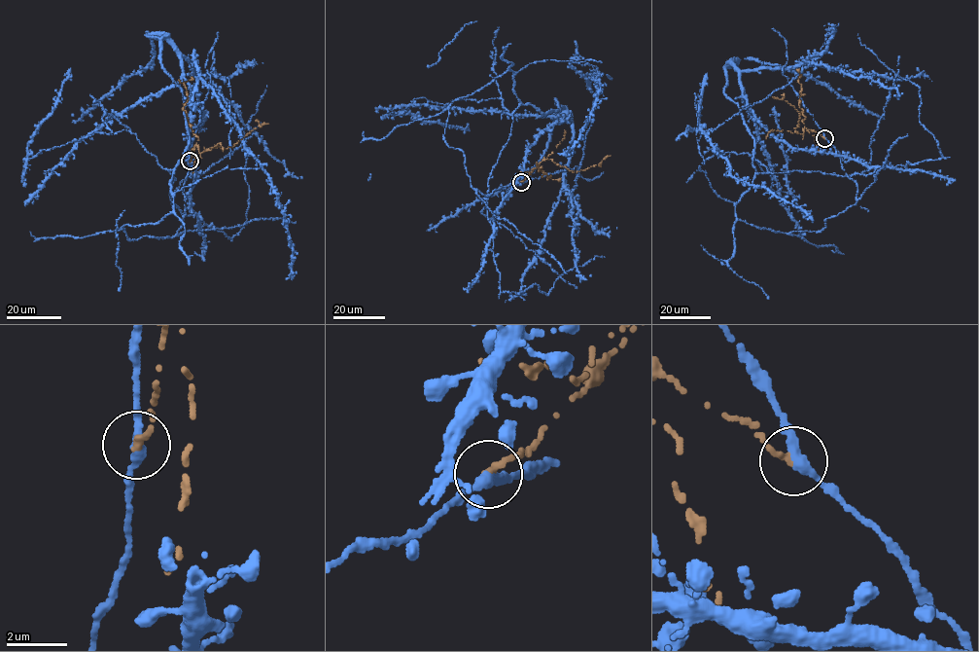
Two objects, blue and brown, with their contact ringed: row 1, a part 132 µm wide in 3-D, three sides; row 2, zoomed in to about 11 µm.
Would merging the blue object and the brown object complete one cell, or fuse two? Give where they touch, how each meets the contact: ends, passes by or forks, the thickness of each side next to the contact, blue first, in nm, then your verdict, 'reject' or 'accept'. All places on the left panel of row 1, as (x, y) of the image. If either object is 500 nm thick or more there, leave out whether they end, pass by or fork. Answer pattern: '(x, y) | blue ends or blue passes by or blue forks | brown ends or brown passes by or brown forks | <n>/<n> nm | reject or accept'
(190, 161) | blue passes by | brown ends | 320/240 nm | reject

